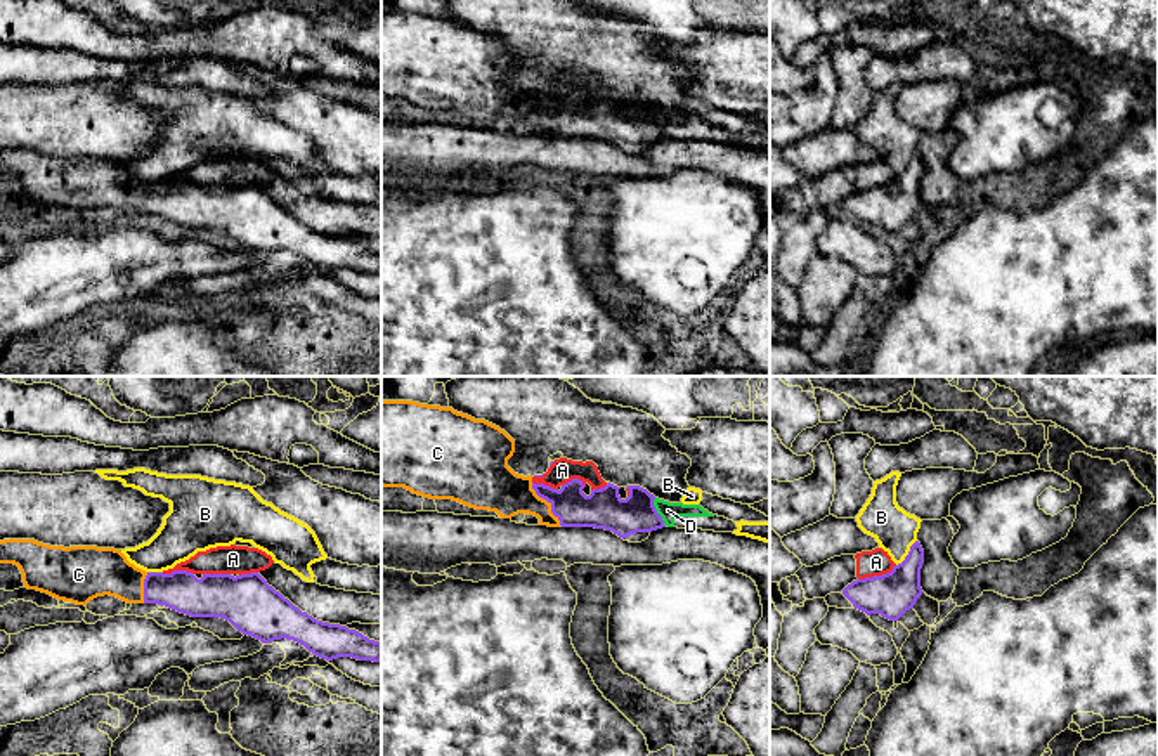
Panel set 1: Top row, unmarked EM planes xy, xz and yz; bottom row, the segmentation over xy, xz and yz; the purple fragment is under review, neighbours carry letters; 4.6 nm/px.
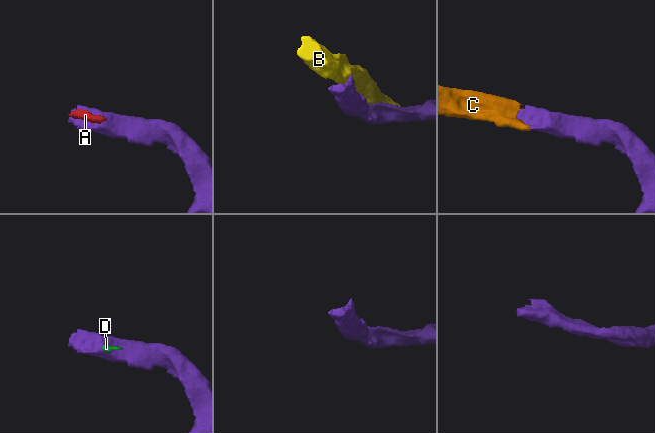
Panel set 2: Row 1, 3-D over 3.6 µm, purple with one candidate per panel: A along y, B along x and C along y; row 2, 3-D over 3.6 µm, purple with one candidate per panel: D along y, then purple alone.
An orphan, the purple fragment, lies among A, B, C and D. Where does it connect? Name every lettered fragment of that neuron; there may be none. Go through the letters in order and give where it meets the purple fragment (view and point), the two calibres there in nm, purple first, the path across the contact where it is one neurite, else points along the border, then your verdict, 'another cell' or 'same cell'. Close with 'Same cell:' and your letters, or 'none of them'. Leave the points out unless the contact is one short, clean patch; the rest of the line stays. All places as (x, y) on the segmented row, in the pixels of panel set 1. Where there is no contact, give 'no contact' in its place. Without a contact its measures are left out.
A: meets purple in yz at (878, 576); 200 nm thick on the purple side, 120 nm on the other; border along yz (895, 564), (886, 573), (858, 580); another cell
B: meets purple in yz at (909, 553); 200 nm thick on the purple side, 200 nm on the other; another cell
C: meets purple in xz at (548, 501); 170 nm thick on the purple side, 220 nm on the other; runs through xz (600, 510), (548, 501), (508, 495), (496, 488); same cell
D: meets purple in xz at (656, 512); 190 nm thick on the purple side, 80 nm on the other; border along xz (654, 498), (654, 508), (664, 526); another cell
Same cell: C

